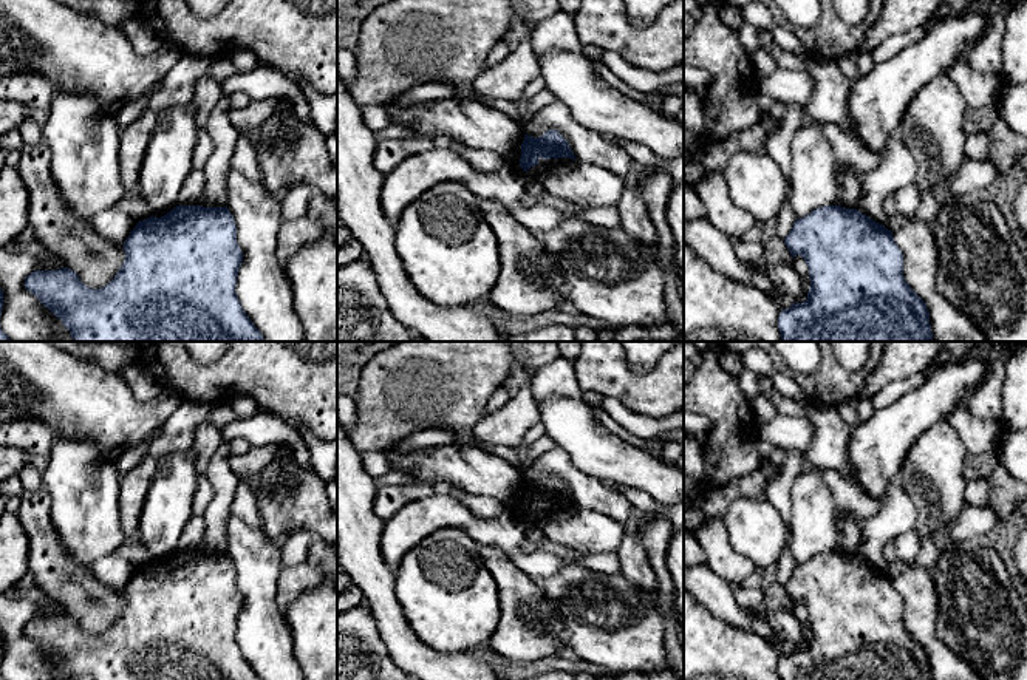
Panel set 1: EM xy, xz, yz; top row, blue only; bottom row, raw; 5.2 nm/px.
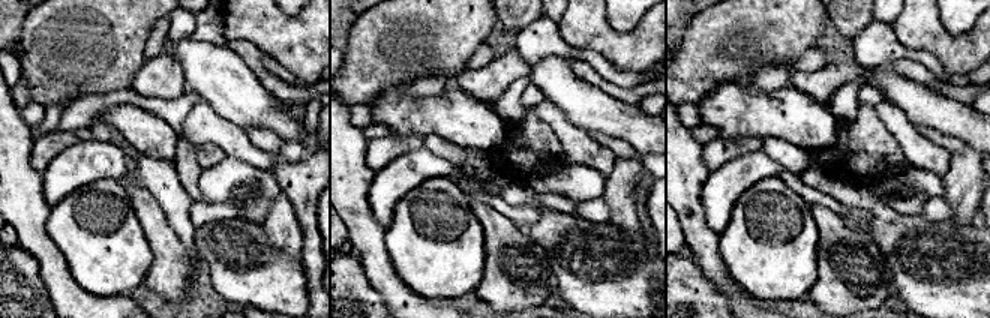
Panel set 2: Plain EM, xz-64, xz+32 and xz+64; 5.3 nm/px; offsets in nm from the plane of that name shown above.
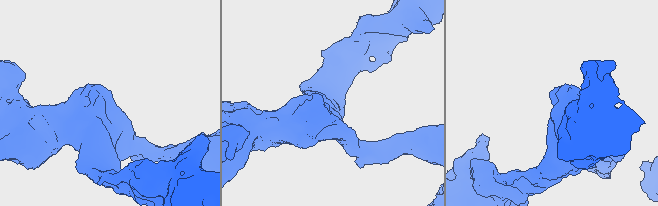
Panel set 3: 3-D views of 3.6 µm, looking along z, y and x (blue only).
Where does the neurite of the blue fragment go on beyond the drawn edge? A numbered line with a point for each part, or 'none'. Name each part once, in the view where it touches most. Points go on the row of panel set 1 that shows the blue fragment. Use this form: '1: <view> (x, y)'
none

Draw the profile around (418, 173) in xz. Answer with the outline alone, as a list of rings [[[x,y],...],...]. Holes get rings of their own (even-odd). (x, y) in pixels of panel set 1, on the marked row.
[[[433,147],[404,159],[385,175],[380,204],[388,221],[396,226],[407,206],[441,182],[462,182],[481,199],[490,198],[504,206],[521,206],[527,192],[520,159],[506,161],[495,172],[478,172],[459,151]]]

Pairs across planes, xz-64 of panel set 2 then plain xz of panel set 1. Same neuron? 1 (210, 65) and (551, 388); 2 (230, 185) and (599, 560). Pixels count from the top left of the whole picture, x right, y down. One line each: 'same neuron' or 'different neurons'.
1: different neurons
2: different neurons

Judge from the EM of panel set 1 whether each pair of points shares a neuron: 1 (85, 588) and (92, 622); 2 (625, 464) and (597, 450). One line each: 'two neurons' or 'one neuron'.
1: one neuron
2: one neuron

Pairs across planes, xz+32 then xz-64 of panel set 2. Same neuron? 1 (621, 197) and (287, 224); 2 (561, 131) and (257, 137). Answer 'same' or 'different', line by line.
1: same
2: different

